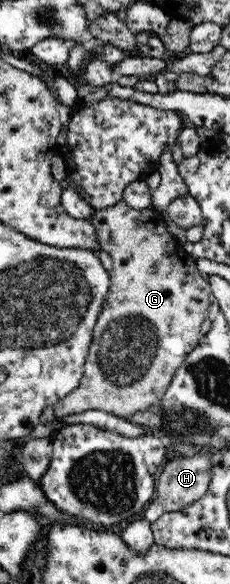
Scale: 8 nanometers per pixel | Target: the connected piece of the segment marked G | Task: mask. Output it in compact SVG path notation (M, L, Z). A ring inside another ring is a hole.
M122 200L113 206L100 209L94 207L91 215L91 224L94 226L96 232L99 250L106 251L113 259L113 268L109 271L109 290L107 298L103 302L102 309L95 321L94 333L92 333L92 341L89 345L89 352L84 364L80 383L74 391L71 391L64 399L60 399L60 401L54 405L53 413L56 417L62 418L94 409L116 415L116 417L130 422L132 415L144 413L144 411L148 411L150 407L155 407L160 403L164 393L166 393L166 390L172 383L172 377L174 377L176 371L182 367L186 356L196 347L199 339L203 338L203 336L200 335L200 326L206 321L213 293L211 292L211 285L200 276L195 259L169 234L169 231L165 227L164 215L161 211L158 211L156 207L136 210L125 205Z

